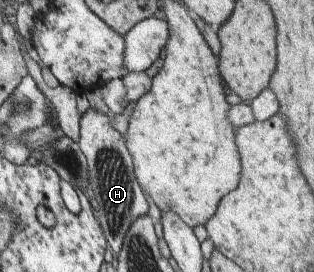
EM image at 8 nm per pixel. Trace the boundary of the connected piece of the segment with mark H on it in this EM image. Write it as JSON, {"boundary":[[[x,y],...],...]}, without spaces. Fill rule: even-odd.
{"boundary":[[[94,108],[88,110],[80,119],[80,140],[78,144],[88,160],[88,199],[94,216],[100,219],[104,238],[114,256],[120,254],[124,238],[136,218],[148,214],[148,202],[134,174],[132,156],[120,134],[111,124],[111,113],[104,114]]]}

